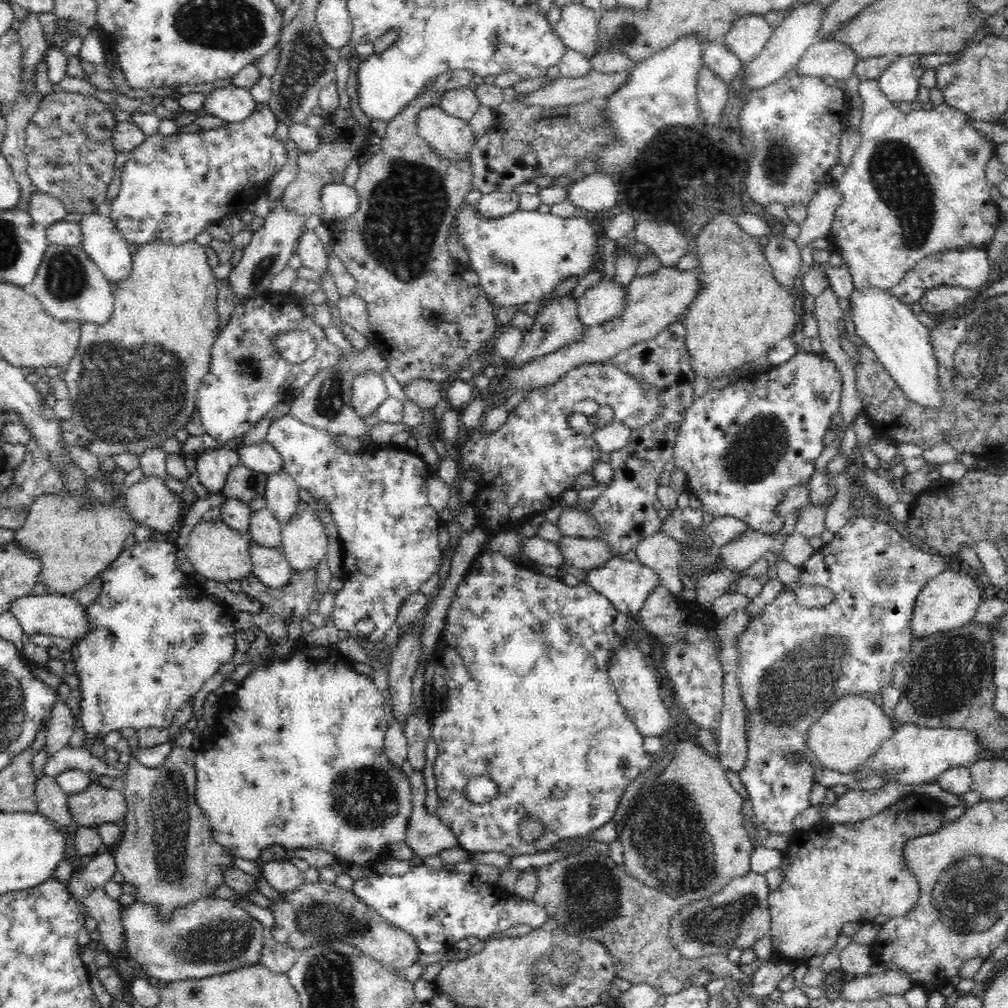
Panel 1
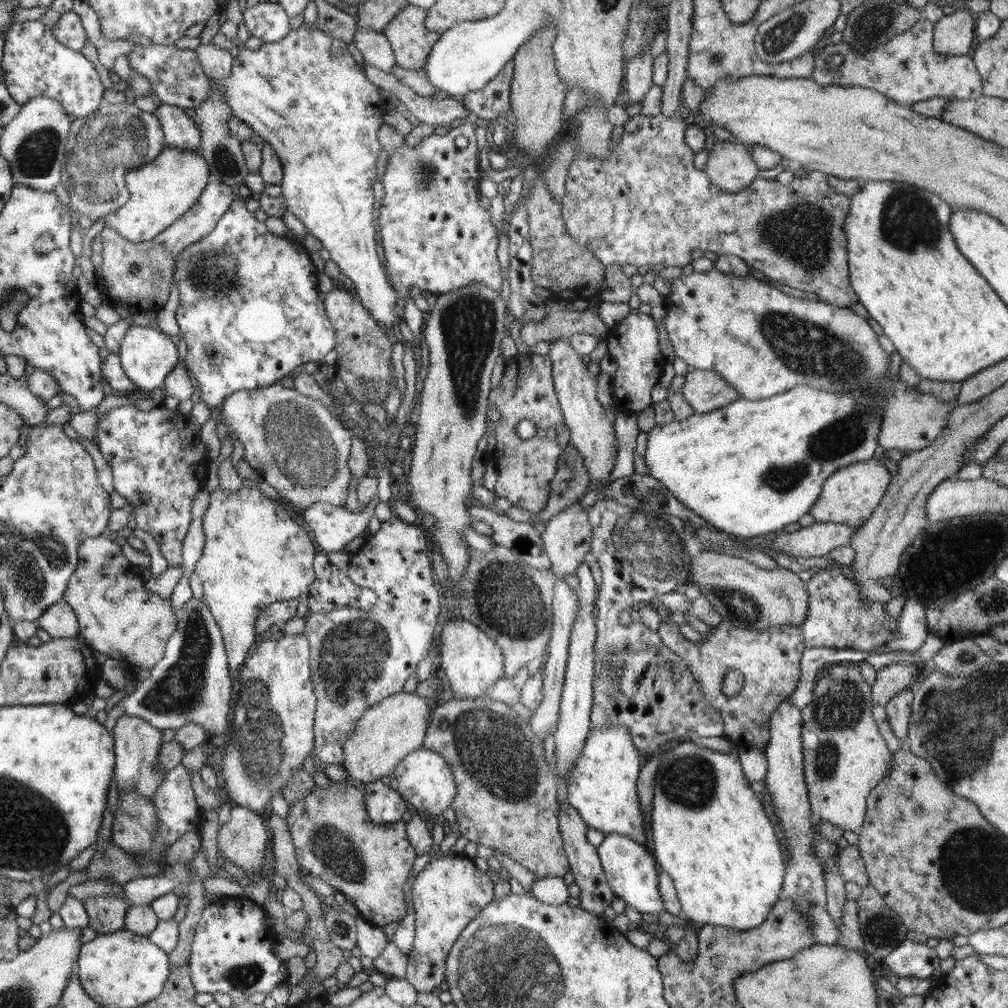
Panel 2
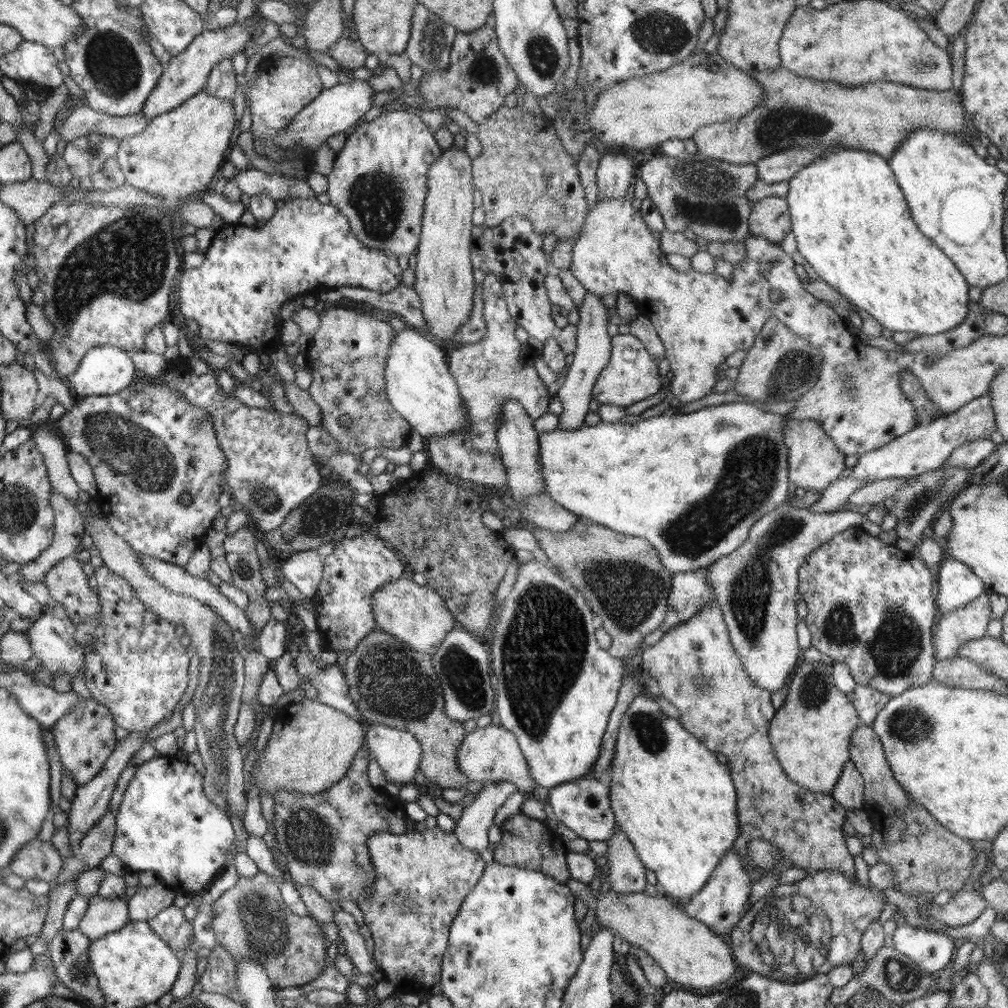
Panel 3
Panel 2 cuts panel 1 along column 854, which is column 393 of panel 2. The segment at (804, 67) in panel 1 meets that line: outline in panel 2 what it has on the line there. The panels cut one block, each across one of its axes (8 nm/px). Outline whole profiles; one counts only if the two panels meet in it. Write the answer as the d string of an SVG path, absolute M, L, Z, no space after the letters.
M357 26L353 43L362 53L364 61L368 61L372 66L384 72L393 74L391 70L397 62L395 62L390 41L384 36L384 33Z

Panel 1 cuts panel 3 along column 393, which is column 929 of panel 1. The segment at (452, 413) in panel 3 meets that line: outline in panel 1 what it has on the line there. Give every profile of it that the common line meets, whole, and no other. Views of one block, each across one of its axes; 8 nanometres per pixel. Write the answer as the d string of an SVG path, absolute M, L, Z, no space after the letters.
M868 287L868 290L854 290L850 294L852 312L850 320L856 325L856 335L872 349L904 395L922 405L935 409L943 405L943 394L938 382L938 363L930 345L930 330L917 318L908 304L889 290Z

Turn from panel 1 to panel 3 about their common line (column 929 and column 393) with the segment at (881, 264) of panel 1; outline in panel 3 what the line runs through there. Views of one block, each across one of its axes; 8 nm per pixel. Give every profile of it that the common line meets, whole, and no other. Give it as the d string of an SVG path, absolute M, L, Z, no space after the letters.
M383 111L380 116L369 123L360 122L357 130L347 135L344 147L337 153L333 170L327 176L328 188L326 191L330 198L330 204L335 206L342 215L346 215L346 219L348 219L350 223L351 231L364 246L380 250L380 252L394 254L397 258L407 256L413 259L420 240L424 200L426 200L426 194L428 194L428 170L430 170L430 166L440 158L442 152L442 148L440 148L438 143L436 143L436 139L434 139L434 134L428 130L428 124L423 122L420 116L408 111Z

